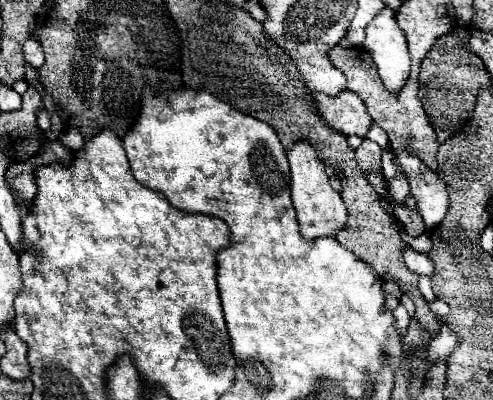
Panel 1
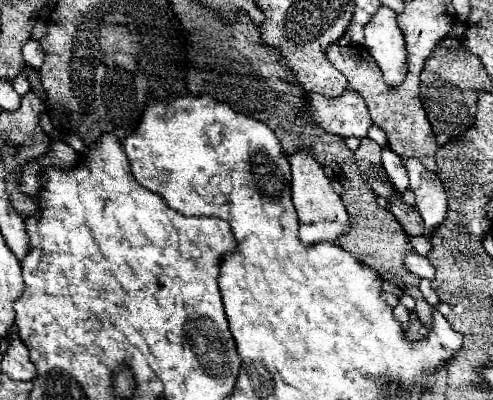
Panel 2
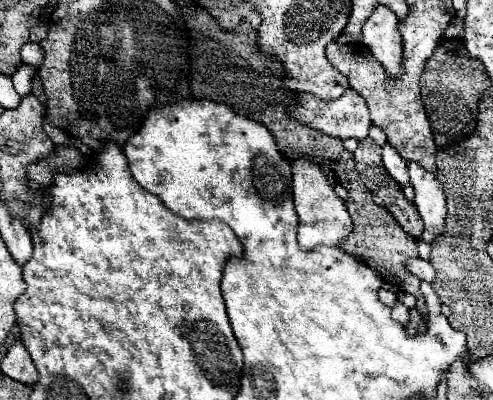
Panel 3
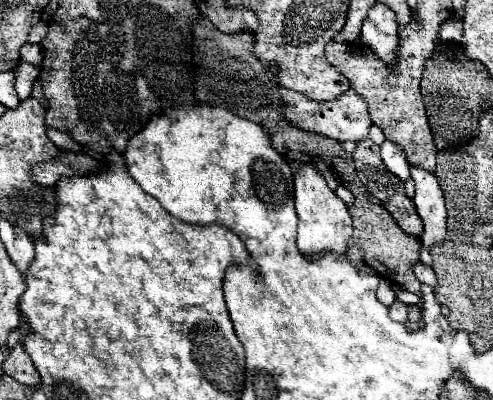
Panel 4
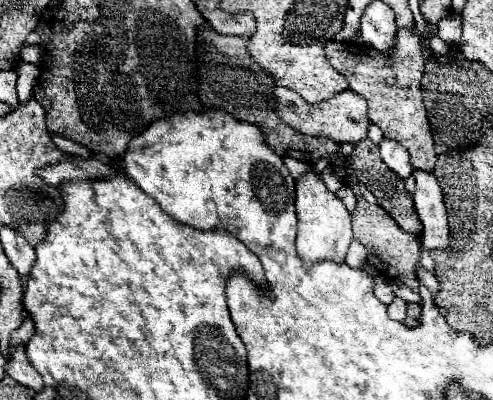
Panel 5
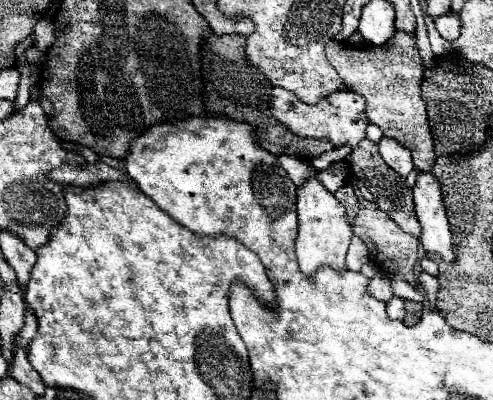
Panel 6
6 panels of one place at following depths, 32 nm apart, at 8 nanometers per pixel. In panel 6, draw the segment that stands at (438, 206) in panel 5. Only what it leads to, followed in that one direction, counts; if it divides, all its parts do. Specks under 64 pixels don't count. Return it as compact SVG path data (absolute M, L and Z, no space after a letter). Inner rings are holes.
M418 172L414 186L416 214L422 224L420 244L426 252L438 252L448 262L455 260L453 234L448 226L442 190L432 172Z

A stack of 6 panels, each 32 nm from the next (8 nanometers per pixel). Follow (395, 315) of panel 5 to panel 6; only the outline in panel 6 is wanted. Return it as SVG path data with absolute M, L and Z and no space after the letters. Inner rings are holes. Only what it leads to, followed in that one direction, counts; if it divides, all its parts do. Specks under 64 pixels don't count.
M392 298L392 300L388 302L388 316L390 316L392 320L404 320L404 316L406 316L404 300L400 300L400 298Z

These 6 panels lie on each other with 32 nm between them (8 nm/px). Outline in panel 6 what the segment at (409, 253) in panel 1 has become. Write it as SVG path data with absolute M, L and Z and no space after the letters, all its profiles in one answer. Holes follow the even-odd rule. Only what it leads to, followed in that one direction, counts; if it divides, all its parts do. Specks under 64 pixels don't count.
M422 272L422 274L420 274L420 278L418 278L418 282L420 282L420 286L422 286L422 288L426 288L428 298L430 298L430 304L434 306L434 304L436 304L436 294L438 294L438 280L436 280L434 276L430 276L430 274Z

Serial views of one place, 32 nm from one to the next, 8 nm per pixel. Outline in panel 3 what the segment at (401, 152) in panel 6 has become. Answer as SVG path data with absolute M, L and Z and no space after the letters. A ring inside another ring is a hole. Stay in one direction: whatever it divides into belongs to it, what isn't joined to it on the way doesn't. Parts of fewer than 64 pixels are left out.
M382 146L382 160L384 160L384 166L388 170L388 174L404 188L408 184L408 166L406 166L406 160L390 146Z

